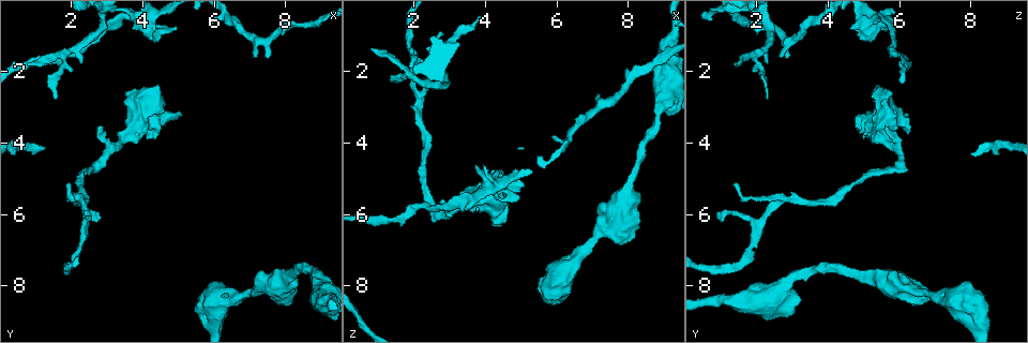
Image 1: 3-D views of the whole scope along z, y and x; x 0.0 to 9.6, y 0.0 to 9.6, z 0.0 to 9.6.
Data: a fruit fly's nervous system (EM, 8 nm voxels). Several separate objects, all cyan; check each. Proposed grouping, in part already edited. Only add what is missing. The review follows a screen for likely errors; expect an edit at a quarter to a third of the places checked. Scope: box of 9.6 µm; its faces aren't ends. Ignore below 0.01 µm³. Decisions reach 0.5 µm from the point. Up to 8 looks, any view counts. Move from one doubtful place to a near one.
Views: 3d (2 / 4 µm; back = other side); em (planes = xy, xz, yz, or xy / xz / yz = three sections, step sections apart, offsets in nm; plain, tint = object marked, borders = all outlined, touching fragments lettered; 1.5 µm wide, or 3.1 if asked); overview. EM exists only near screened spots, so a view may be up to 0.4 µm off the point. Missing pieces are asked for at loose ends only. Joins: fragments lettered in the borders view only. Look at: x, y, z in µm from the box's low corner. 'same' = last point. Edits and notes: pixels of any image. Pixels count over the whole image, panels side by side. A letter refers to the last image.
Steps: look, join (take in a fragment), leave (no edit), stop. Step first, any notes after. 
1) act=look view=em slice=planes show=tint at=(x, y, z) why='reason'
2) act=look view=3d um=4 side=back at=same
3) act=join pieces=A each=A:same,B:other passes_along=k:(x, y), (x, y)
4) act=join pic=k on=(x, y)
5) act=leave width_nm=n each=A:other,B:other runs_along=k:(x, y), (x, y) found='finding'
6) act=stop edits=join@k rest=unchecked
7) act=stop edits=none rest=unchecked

act=look view=3d um=2 at=(4.20, 3.30, 4.85) why='stops while still wide'

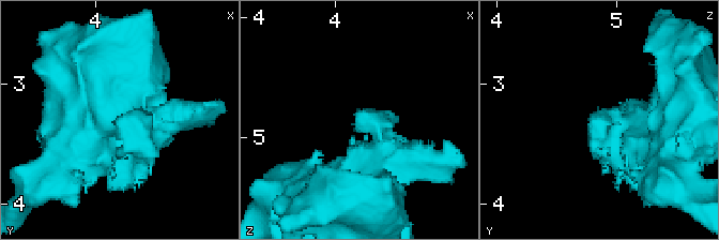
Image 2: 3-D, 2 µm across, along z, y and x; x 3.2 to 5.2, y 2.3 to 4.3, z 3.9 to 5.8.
act=look view=em slice=yz step=8 show=borders at=(4.24, 3.26, 4.78) why='shape alone is not enough'

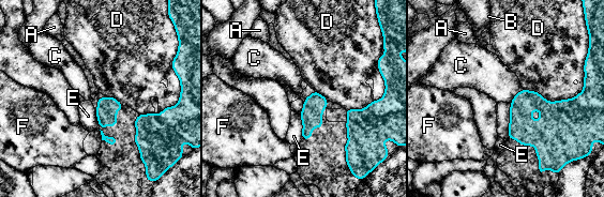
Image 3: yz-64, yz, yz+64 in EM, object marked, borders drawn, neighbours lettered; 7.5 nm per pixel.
act=leave each=A:other,B:other,C:other,D:other,E:other,F:other found='none of them fits'

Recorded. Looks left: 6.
act=look view=3d um=4 side=back at=(2.65, 6.25, 1.00) why='free end'

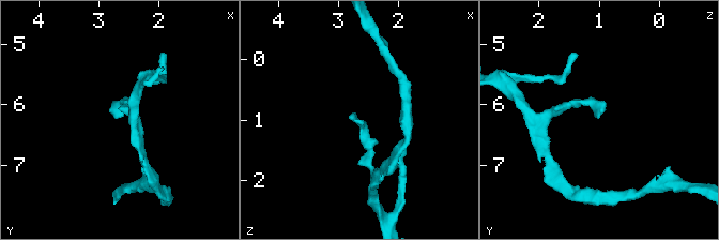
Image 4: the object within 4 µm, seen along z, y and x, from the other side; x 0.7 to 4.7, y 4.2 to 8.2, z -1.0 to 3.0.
act=look view=em slice=yz step=8 show=borders at=(2.75, 6.20, 0.95) why='need the tissue'

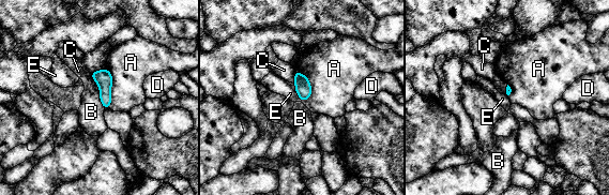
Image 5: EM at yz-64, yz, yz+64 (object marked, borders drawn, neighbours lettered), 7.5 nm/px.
act=leave each=A:other,B:other,C:other,D:other,E:other border=5:(89, 73), (99, 87), (104, 108) found='none of them fits'

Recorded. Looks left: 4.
act=look view=3d um=4 at=(4.35, 1.15, 5.15) why='free end'

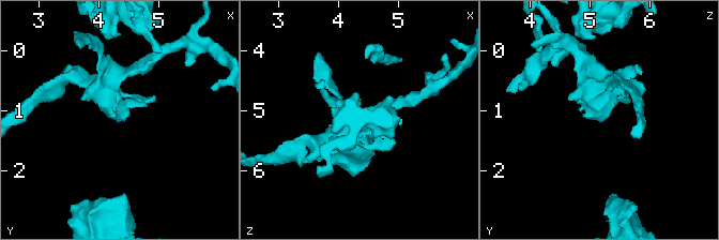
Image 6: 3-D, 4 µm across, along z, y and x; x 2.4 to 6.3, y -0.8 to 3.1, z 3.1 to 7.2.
act=look view=em slice=xy step=4 show=borders at=(4.40, 1.10, 5.15) why='shape alone is not enough'

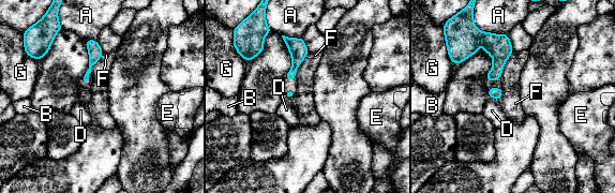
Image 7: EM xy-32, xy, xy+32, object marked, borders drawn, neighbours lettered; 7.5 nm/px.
act=look view=em slice=planes show=borders at=same why='another direction'

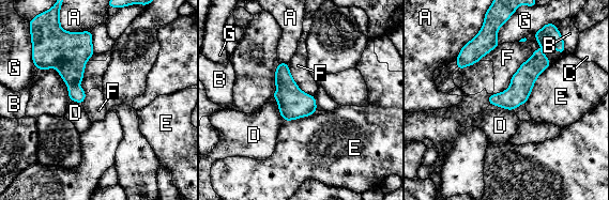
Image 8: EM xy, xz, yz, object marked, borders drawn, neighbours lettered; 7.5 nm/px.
act=leave each=A:other,B:other,C:other,D:other,E:other,F:other,G:other border=8:(537, 47), (489, 104) found='none of them fits'

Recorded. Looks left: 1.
act=stop edits=none rest=unchecked

